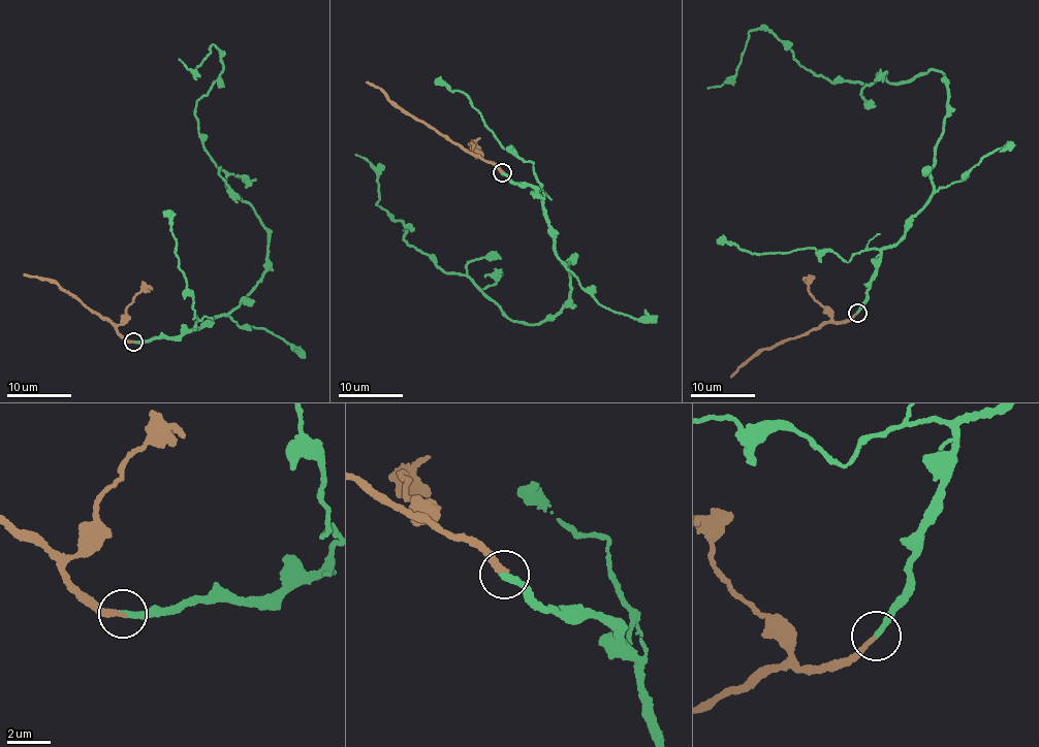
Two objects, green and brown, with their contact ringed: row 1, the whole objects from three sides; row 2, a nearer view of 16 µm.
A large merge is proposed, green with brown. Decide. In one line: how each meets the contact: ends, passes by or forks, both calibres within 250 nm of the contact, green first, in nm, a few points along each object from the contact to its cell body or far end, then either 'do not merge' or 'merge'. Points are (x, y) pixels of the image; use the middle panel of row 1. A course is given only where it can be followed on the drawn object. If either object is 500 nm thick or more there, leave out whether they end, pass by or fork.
green ends there; brown ends there; 300 nm thick on the green side, 240 nm on the other; green runs (502, 173), (534, 187), (568, 264), (549, 320), (509, 319), (407, 244), (354, 154); brown runs (502, 172), (392, 106), (381, 89), (367, 82); merge

